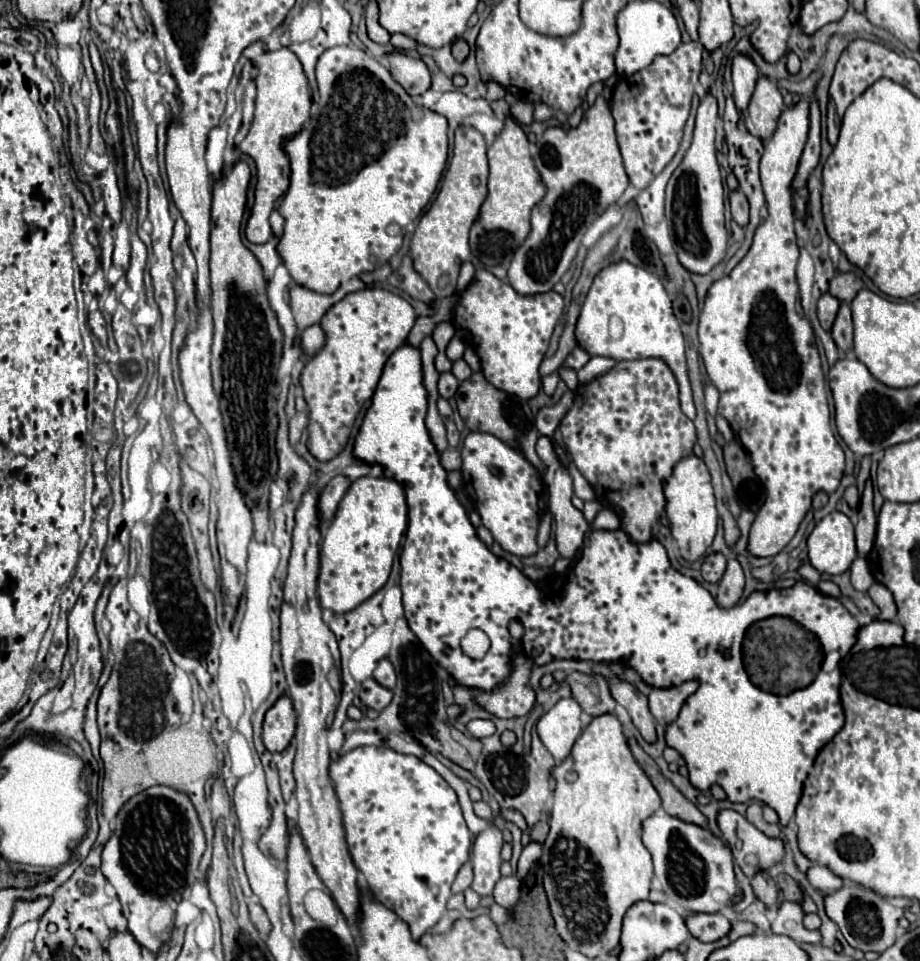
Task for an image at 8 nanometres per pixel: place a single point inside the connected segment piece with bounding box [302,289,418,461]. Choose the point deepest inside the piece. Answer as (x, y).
(363, 330)

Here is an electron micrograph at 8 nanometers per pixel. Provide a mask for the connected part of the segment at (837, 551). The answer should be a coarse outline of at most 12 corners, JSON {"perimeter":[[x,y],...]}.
{"perimeter":[[828,513],[808,535],[810,563],[828,575],[856,559],[854,525]]}

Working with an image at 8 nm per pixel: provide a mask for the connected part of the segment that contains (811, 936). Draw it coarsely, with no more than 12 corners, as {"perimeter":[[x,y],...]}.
{"perimeter":[[784,901],[772,933],[788,935],[798,943],[822,941],[820,931],[802,925],[802,907]]}

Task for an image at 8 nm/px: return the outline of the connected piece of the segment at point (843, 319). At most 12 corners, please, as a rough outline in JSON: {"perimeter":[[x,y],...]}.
{"perimeter":[[840,303],[832,337],[844,351],[852,347],[852,315]]}

